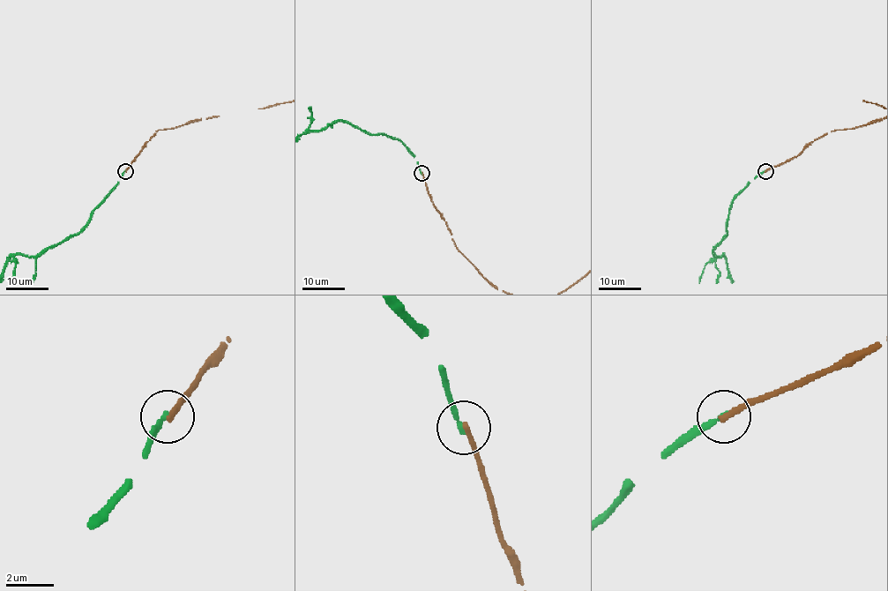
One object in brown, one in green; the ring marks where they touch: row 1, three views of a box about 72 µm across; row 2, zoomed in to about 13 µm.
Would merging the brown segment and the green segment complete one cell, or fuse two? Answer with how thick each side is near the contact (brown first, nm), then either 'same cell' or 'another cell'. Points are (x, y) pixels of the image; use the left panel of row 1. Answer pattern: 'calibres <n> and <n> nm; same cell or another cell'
calibres 240 and 240 nm; another cell

